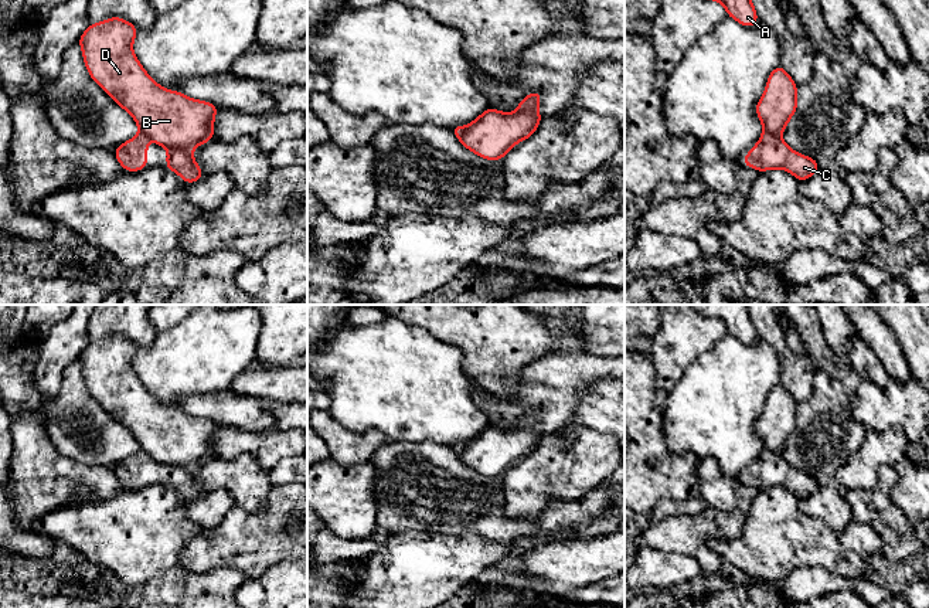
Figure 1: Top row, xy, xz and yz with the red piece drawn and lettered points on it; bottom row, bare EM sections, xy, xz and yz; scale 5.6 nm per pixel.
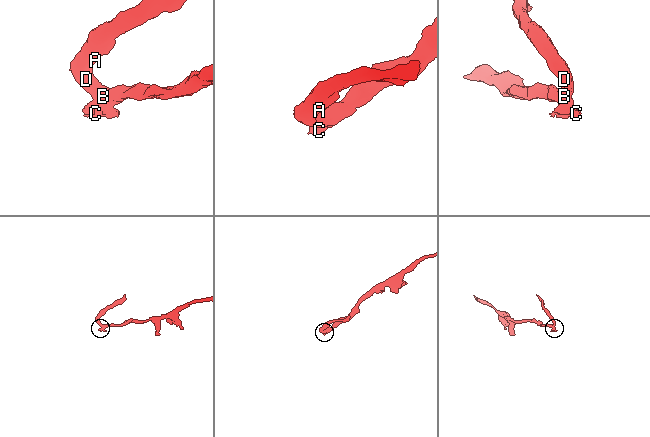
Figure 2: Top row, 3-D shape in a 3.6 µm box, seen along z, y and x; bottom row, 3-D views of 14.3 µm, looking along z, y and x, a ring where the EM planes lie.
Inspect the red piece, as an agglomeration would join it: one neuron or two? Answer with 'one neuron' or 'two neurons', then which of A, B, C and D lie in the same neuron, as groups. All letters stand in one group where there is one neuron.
two neurons | A B D / C

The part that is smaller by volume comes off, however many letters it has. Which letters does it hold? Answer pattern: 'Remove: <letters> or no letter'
Remove: C

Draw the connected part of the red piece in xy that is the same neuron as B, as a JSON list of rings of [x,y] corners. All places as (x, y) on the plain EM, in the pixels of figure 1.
[[[122,334],[91,342],[78,357],[91,395],[133,434],[140,449],[160,463],[193,468],[214,456],[214,434],[221,427],[181,410],[167,408],[152,397],[132,367],[137,349]]]

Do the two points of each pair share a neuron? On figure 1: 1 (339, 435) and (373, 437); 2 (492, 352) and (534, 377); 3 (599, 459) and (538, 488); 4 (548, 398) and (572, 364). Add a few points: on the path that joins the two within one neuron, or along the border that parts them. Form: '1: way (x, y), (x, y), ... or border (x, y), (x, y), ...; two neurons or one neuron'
1: way (347, 440), (364, 440); one neuron
2: border (553, 352), (533, 360), (520, 390), (504, 397); two neurons
3: way (584, 464), (568, 471), (554, 472); one neuron
4: way (555, 390), (555, 383), (565, 373); one neuron

